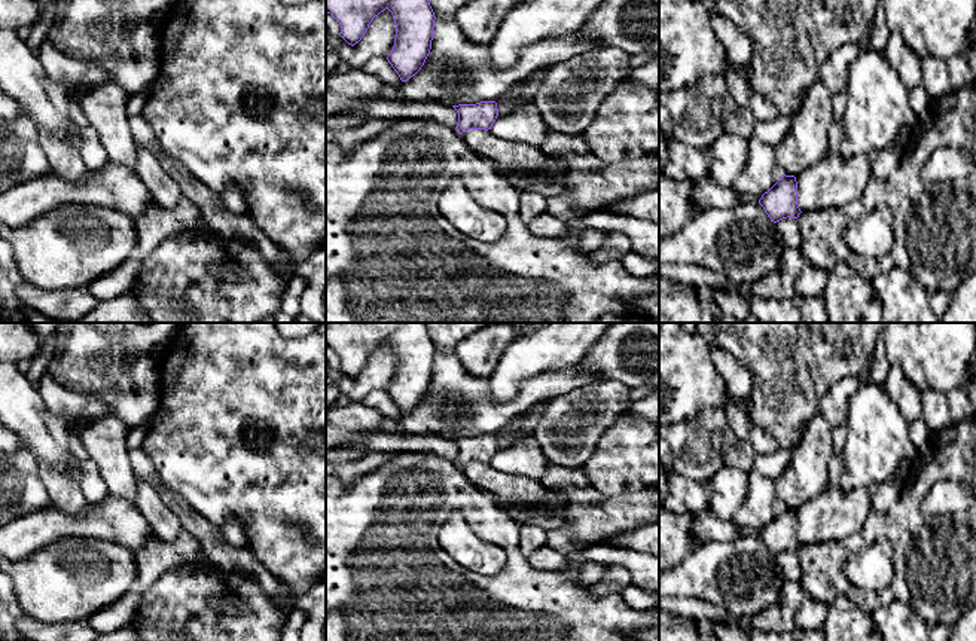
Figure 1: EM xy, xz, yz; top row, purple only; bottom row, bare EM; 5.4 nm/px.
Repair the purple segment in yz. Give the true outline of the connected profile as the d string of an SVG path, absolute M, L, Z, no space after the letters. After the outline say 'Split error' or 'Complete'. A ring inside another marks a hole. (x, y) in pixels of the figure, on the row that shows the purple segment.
M783 174L783 177L762 195L759 204L774 223L787 217L797 219L802 211L797 205L796 177Z. Complete

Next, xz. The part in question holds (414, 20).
M326 0L326 12L341 25L341 37L359 43L369 24L388 9L396 24L393 51L387 59L402 82L424 65L433 40L434 12L428 0Z. Complete

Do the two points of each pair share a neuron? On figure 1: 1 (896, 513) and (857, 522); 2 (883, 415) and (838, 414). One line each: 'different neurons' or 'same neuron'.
1: different neurons
2: different neurons

